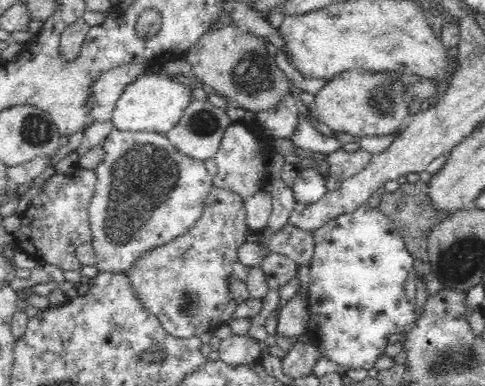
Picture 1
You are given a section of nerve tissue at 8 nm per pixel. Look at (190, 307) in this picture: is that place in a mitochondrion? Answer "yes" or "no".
yes

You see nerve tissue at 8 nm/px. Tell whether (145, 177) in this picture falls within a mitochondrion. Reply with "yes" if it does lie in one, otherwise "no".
yes

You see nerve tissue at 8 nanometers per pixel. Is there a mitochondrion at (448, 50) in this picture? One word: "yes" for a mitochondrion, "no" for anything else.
no

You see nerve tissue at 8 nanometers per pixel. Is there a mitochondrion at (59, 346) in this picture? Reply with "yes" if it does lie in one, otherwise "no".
no

